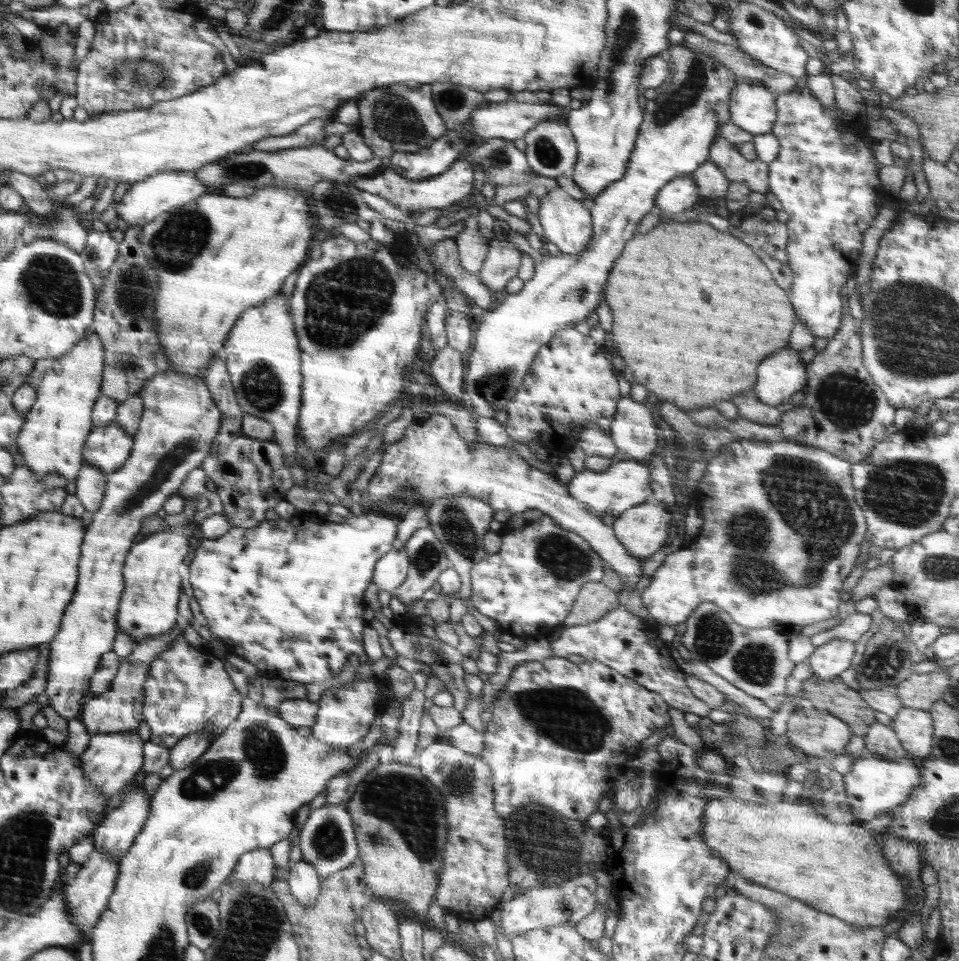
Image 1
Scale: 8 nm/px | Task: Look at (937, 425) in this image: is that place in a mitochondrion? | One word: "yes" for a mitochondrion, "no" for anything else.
no

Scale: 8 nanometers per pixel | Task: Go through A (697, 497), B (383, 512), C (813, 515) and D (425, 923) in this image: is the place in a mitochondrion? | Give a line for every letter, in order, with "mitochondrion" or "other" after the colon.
A: other
B: other
C: mitochondrion
D: other

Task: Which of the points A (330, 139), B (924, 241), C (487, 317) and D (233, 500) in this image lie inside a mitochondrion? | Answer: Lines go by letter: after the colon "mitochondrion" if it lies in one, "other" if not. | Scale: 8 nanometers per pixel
A: other
B: other
C: other
D: other

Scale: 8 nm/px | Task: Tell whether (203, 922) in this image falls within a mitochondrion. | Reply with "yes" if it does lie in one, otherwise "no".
yes

